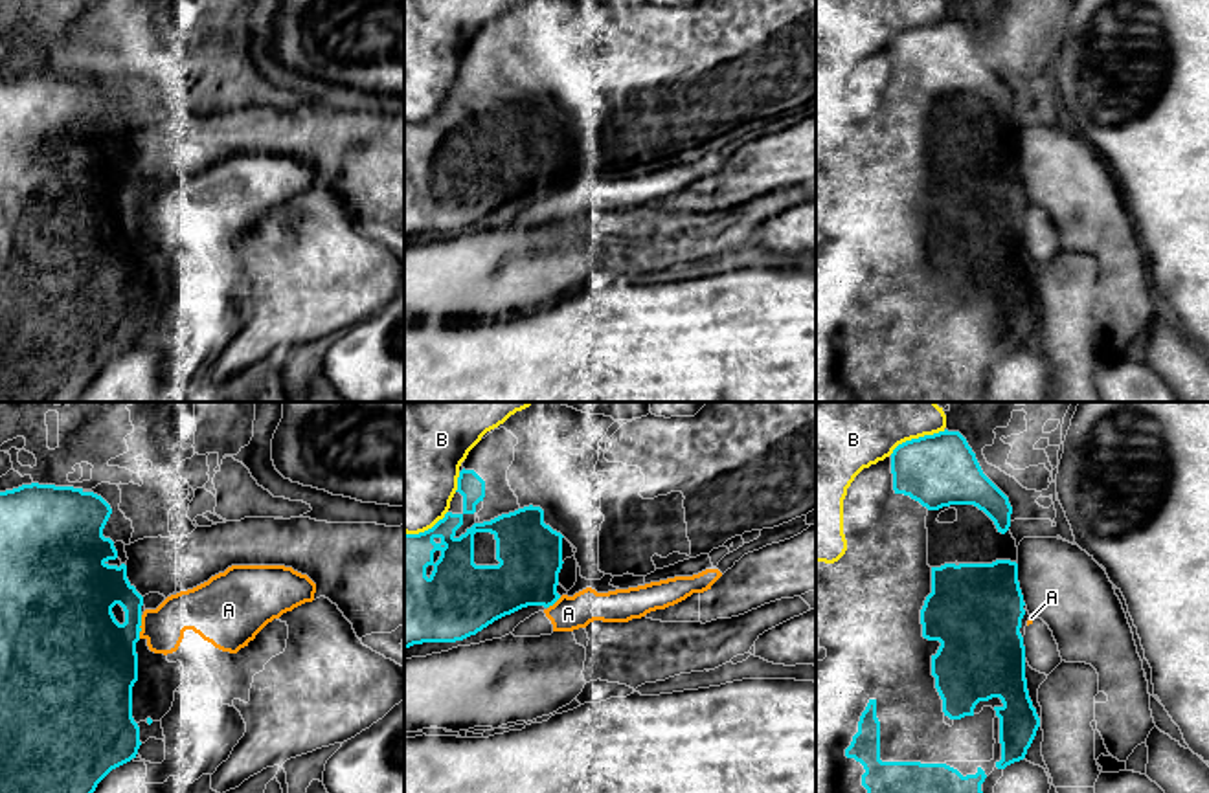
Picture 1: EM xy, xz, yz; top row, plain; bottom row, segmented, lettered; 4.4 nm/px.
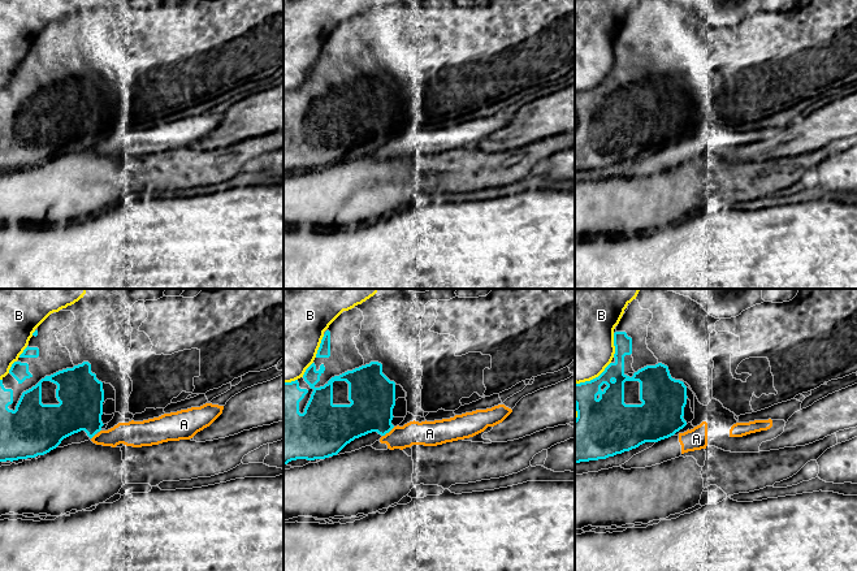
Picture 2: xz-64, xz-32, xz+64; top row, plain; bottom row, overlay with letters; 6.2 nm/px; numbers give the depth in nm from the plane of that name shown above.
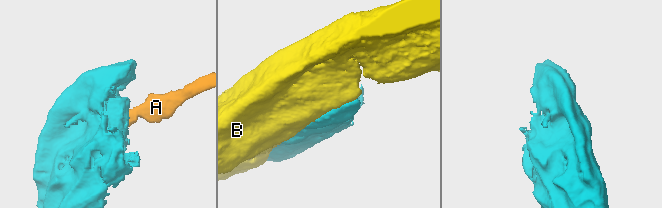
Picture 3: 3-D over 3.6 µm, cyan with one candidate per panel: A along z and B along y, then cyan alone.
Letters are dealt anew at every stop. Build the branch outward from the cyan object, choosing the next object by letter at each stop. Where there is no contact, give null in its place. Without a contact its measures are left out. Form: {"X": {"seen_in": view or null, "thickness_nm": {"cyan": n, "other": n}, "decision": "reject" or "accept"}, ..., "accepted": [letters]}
{"A": {"seen_in": "xy", "thickness_nm": {"cyan": 380, "other": 180}, "decision": "reject"}, "B": {"seen_in": "yz", "thickness_nm": {"cyan": 320, "other": 240}, "decision": "reject"}, "accepted": []}

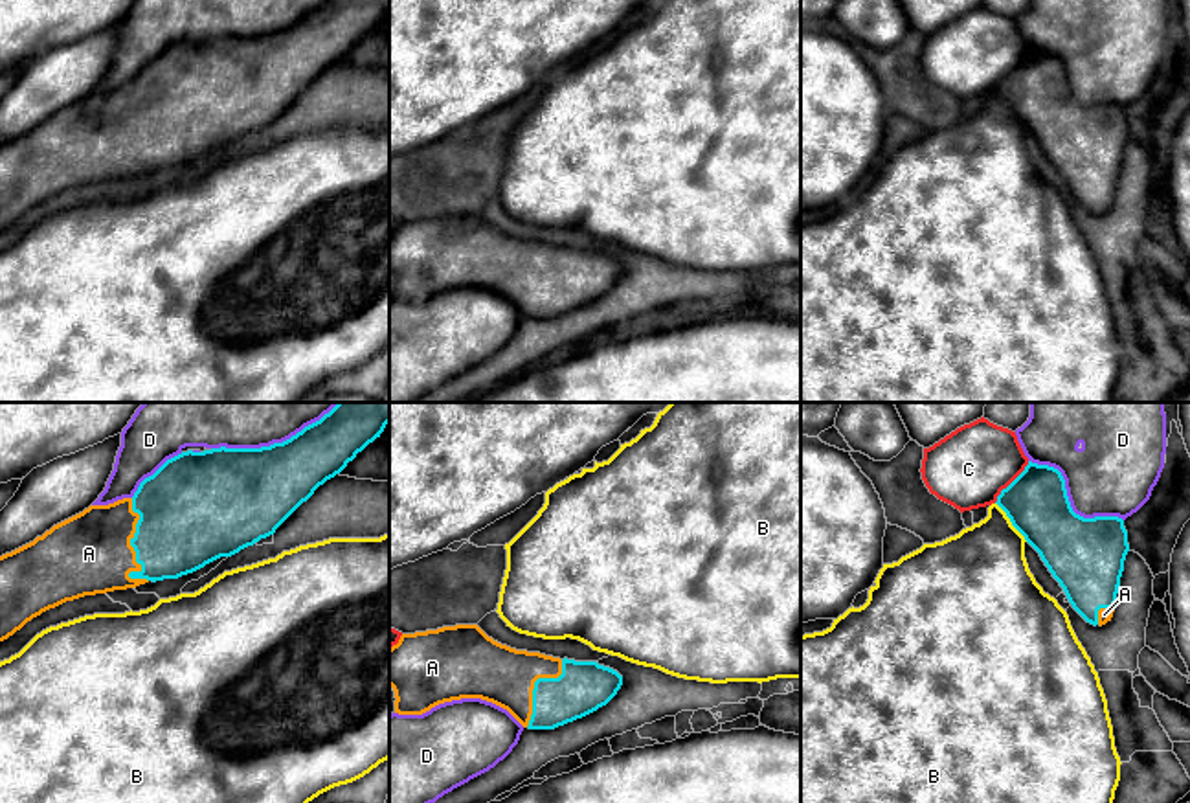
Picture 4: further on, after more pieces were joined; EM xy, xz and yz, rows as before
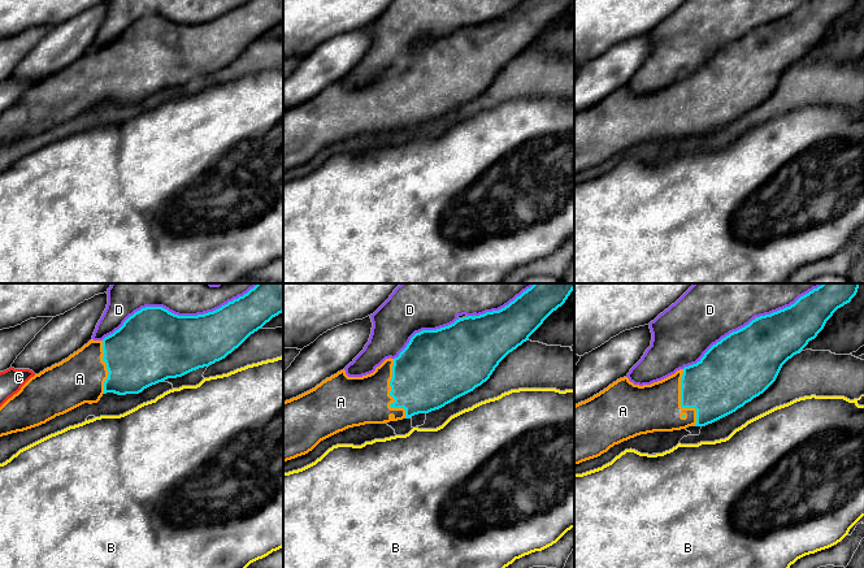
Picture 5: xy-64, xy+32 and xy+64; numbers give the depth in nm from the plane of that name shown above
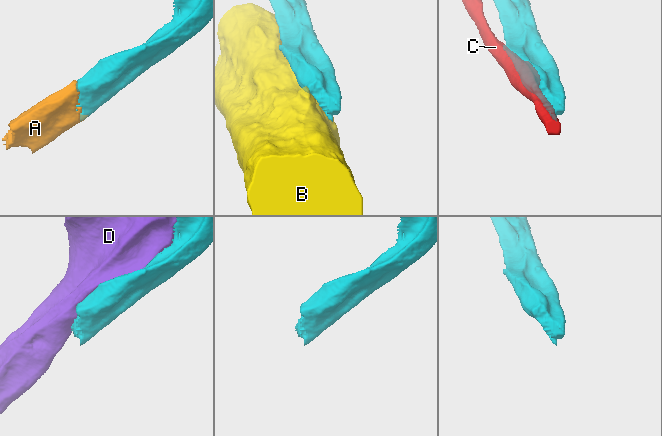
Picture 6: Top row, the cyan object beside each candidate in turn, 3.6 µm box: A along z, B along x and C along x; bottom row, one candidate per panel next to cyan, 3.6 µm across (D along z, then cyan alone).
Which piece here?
{"A": {"seen_in": "xy", "thickness_nm": {"cyan": 400, "other": 360}, "decision": "accept"}, "B": {"seen_in": "yz", "thickness_nm": {"cyan": 280, "other": 380}, "decision": "reject"}, "C": {"seen_in": "yz", "thickness_nm": {"cyan": 280, "other": 340}, "decision": "reject"}, "D": {"seen_in": "yz", "thickness_nm": {"cyan": 320, "other": 360}, "decision": "reject"}, "accepted": ["A"]}

